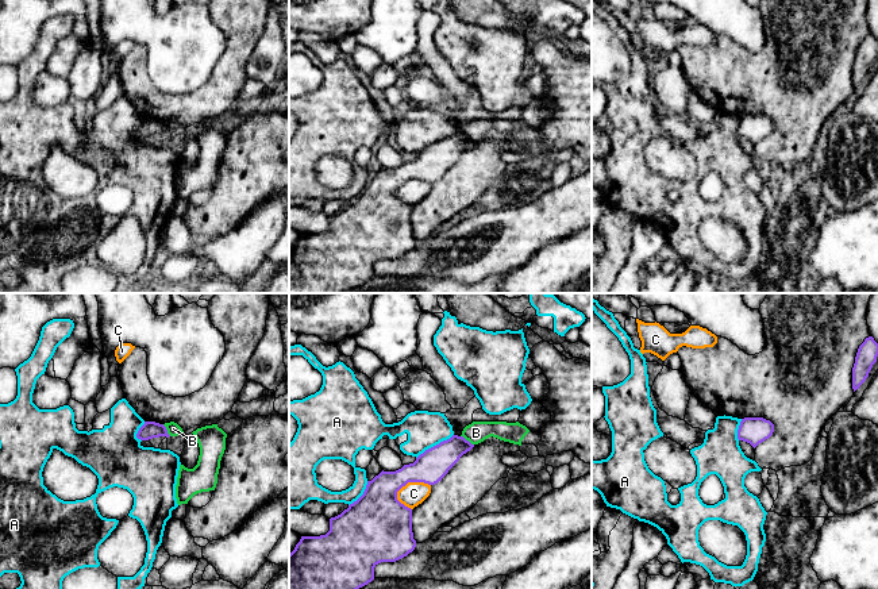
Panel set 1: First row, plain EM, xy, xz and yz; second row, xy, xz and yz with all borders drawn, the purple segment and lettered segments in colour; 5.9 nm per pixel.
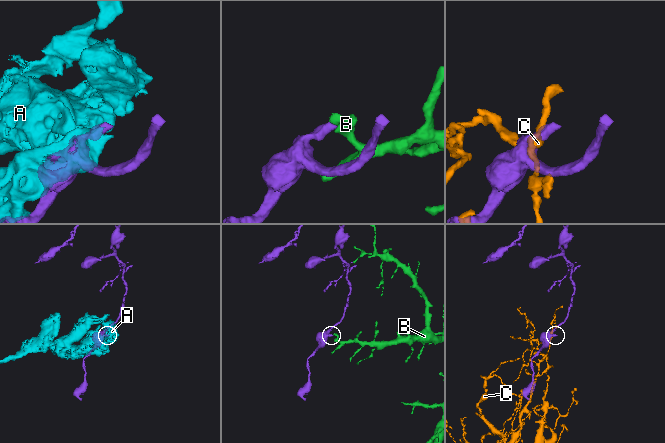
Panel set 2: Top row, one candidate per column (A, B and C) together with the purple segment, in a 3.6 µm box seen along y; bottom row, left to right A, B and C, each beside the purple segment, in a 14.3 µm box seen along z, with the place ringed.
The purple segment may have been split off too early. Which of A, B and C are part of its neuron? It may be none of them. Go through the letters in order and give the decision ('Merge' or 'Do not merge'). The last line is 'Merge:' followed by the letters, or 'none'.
A: Do not merge
B: Do not merge
C: Do not merge
Merge: none

